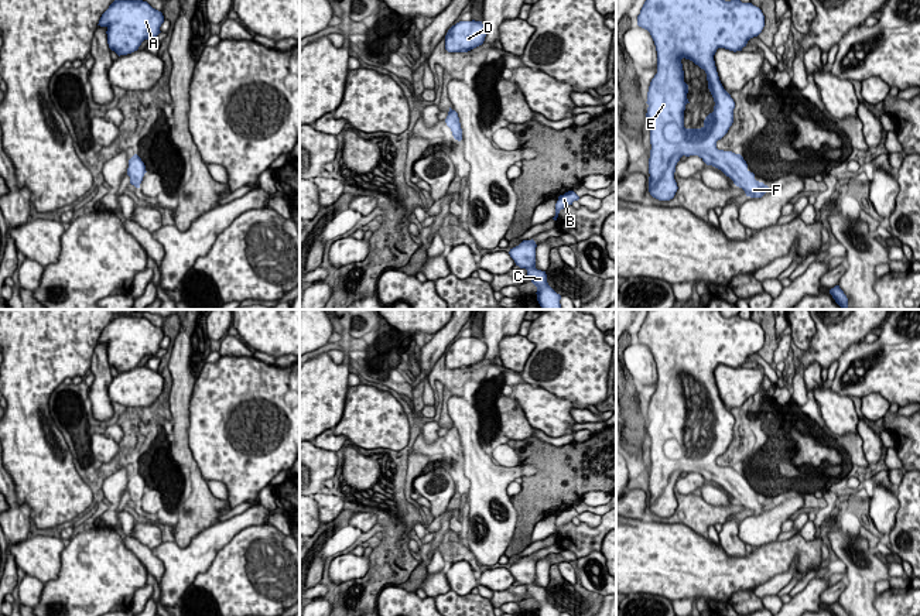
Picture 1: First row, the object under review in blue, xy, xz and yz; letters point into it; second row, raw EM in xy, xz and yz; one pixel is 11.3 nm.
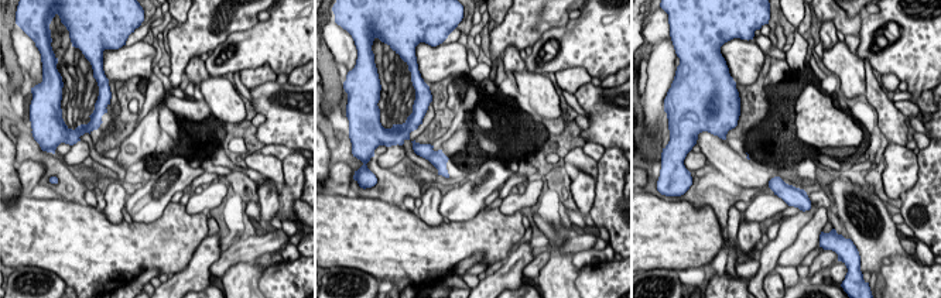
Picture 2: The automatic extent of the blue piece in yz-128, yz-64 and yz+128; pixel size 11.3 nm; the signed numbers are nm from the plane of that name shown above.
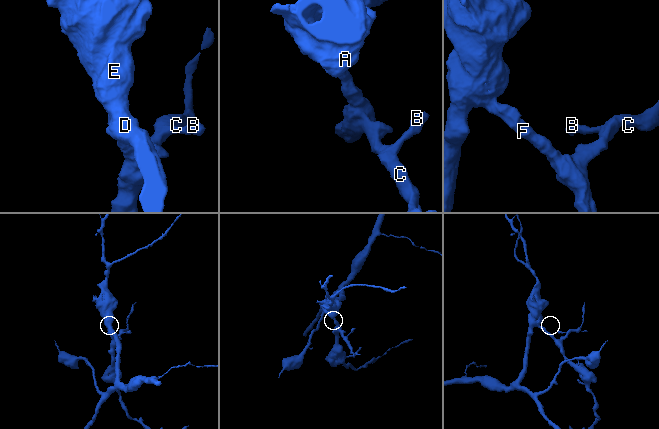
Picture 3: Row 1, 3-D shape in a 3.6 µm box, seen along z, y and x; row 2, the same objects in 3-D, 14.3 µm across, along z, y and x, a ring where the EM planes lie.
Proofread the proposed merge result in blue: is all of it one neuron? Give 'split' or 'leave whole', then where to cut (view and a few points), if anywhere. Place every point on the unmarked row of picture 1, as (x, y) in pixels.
leave whole | no cut

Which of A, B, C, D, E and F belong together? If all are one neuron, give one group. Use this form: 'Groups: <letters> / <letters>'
Groups: A B C D E F

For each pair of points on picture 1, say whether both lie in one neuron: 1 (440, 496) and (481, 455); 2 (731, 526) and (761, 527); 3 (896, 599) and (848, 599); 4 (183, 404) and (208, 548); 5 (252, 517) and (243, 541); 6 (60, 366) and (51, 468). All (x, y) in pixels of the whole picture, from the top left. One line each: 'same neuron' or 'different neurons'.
1: different neurons
2: different neurons
3: different neurons
4: different neurons
5: different neurons
6: same neuron

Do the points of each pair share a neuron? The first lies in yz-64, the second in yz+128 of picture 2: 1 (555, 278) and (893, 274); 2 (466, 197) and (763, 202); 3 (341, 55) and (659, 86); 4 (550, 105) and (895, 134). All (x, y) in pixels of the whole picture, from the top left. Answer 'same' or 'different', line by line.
1: different
2: same
3: different
4: different

